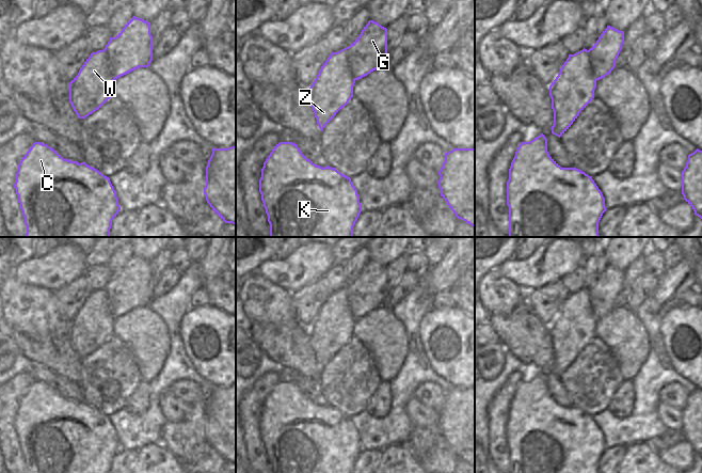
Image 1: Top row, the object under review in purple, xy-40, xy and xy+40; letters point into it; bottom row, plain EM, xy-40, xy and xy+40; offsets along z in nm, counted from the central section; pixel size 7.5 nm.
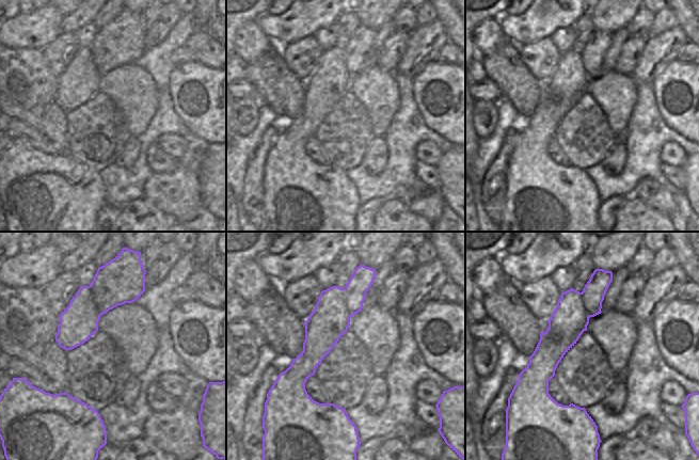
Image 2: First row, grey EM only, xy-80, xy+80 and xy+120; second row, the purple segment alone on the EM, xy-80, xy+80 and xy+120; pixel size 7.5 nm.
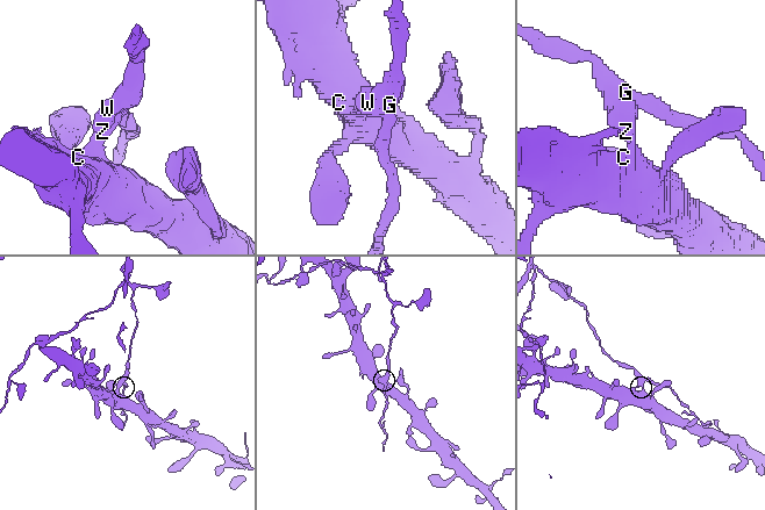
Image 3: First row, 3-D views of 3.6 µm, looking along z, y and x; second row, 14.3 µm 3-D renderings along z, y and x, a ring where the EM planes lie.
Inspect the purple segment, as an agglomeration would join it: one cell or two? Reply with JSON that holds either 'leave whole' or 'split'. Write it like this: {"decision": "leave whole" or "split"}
{"decision": "split"}

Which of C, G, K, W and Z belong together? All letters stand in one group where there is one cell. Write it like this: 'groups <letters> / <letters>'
groups C K W Z / G

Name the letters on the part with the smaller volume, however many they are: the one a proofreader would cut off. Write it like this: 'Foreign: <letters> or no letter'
Foreign: G

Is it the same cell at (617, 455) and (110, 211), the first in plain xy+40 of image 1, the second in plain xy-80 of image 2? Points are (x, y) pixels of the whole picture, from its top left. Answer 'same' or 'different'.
same

